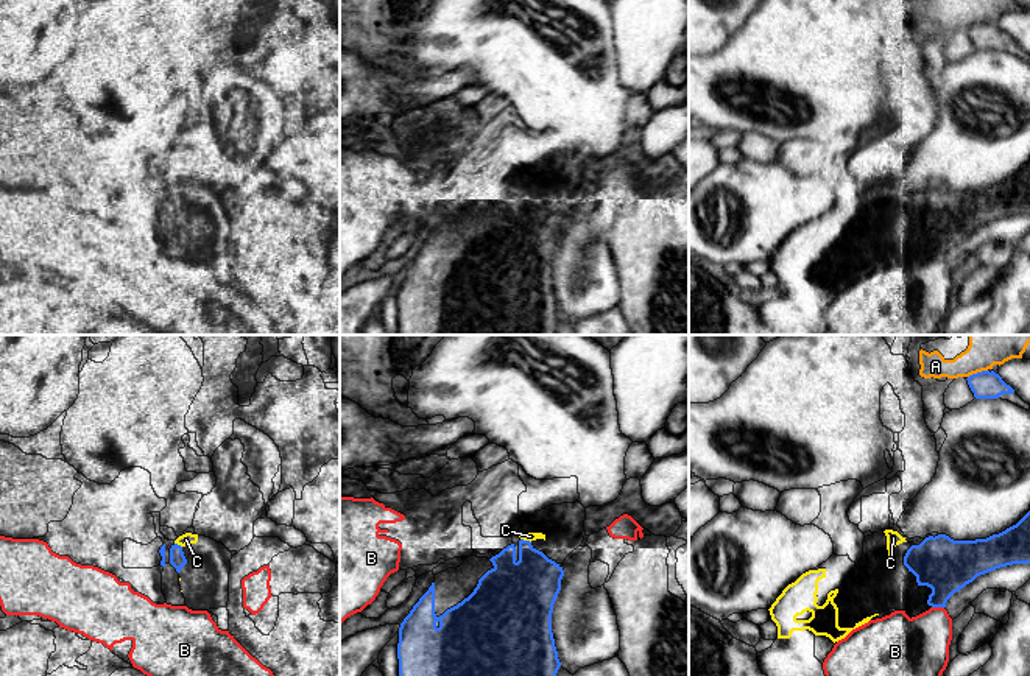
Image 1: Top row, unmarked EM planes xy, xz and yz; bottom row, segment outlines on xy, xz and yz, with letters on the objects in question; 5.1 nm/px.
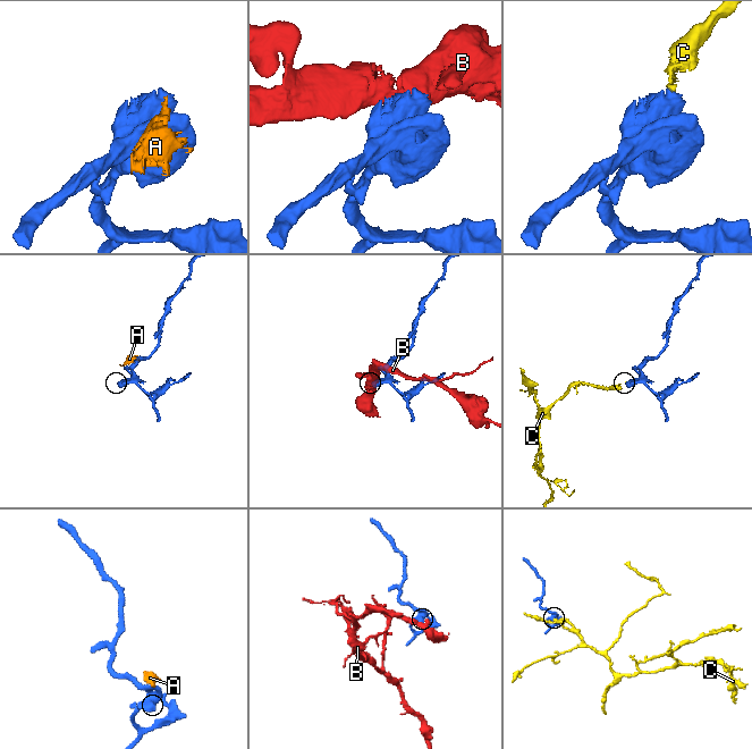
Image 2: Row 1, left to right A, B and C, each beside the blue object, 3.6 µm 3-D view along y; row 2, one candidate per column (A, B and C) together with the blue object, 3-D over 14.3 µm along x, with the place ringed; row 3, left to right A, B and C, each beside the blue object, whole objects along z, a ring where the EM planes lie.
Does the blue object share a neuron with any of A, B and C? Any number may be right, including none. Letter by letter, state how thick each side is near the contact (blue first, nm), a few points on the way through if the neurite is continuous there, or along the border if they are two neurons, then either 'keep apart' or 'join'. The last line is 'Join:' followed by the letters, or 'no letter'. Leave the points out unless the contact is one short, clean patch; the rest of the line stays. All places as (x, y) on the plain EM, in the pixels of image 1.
A: 140 nm thick on the blue side, 130 nm on the other; border along yz (987, 21), (973, 24), (968, 28); keep apart
B: 280 nm thick on the blue side, 320 nm on the other; keep apart
C: 300 nm thick on the blue side, 50 nm on the other; join
Join: C

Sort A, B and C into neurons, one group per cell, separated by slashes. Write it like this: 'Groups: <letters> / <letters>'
Groups: A / B / C

